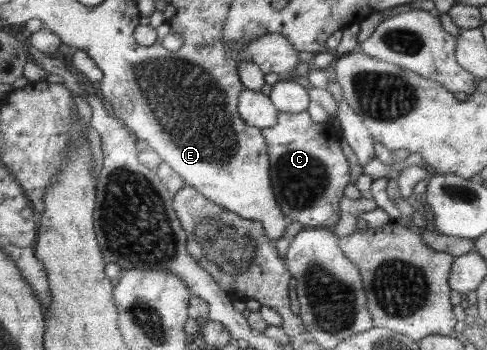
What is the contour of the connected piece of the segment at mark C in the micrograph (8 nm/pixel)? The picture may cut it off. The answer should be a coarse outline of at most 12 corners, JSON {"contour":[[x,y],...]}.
{"contour":[[279,112],[261,130],[275,200],[334,230],[350,181],[327,121]]}

